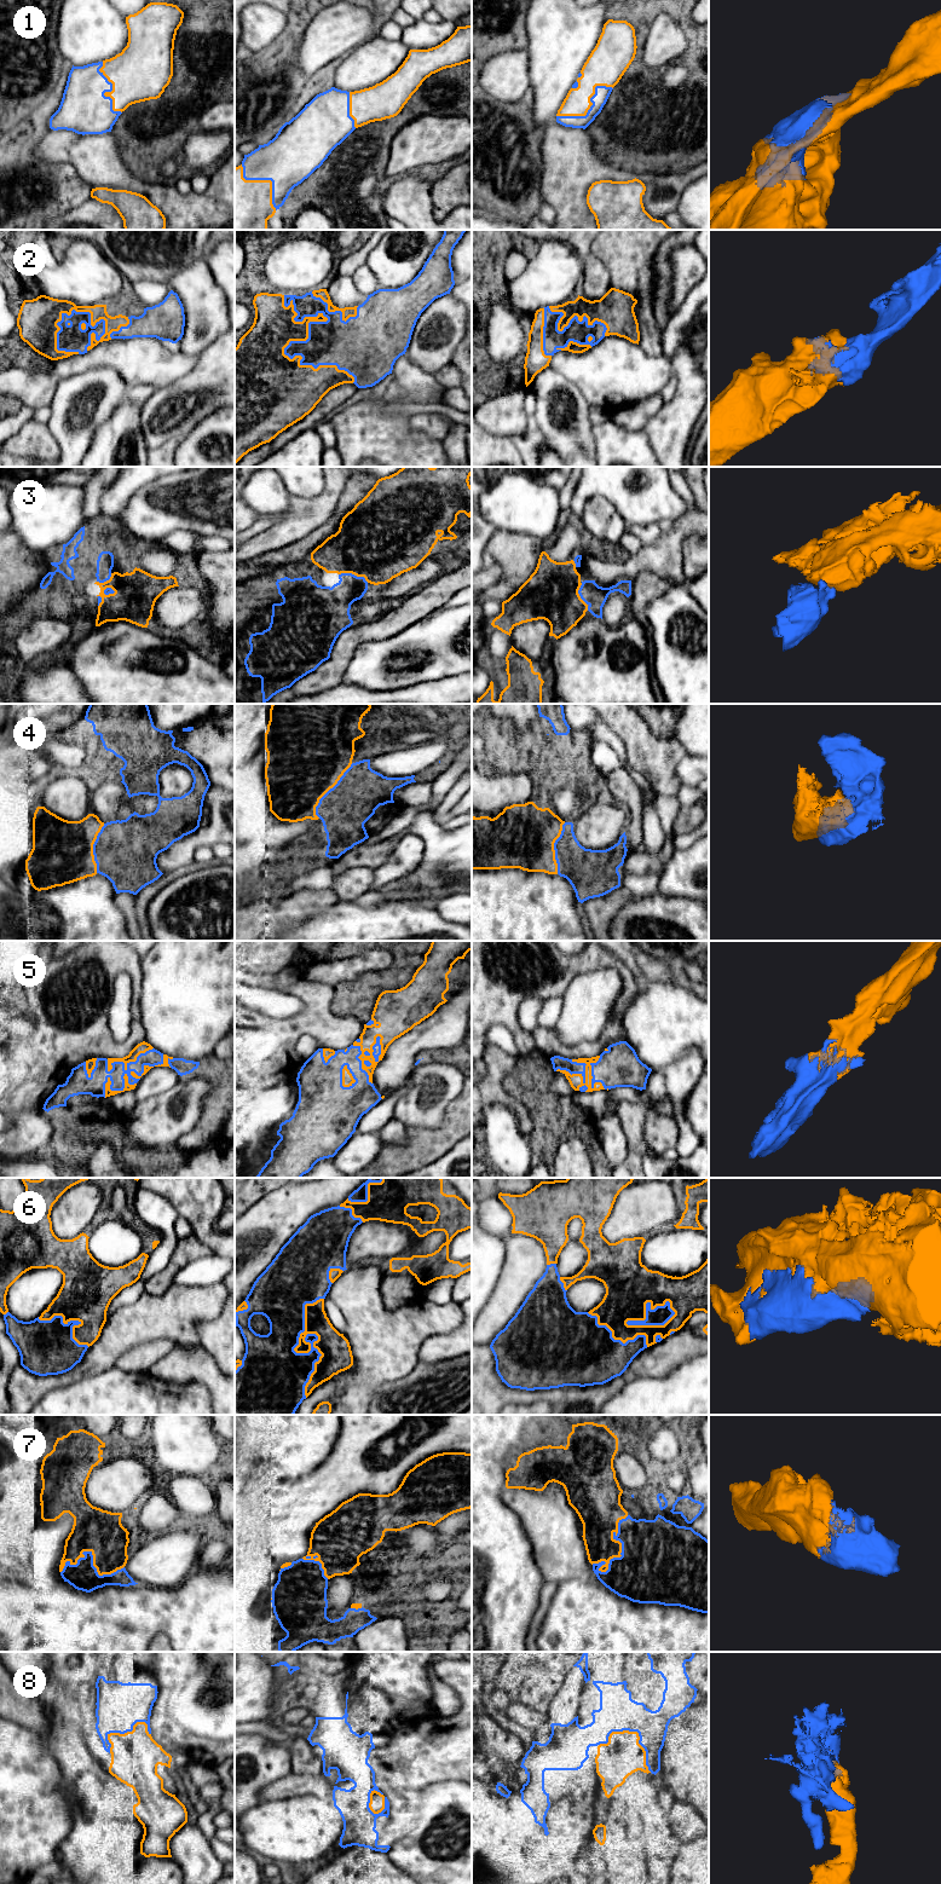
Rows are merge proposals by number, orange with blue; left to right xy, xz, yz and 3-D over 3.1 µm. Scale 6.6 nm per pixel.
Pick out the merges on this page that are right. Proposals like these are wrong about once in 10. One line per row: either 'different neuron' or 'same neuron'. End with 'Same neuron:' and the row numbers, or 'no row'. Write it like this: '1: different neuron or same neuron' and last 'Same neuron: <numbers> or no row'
1: same neuron
2: same neuron
3: same neuron
4: same neuron
5: same neuron
6: same neuron
7: same neuron
8: same neuron
Same neuron: 1, 2, 3, 4, 5, 6, 7, 8

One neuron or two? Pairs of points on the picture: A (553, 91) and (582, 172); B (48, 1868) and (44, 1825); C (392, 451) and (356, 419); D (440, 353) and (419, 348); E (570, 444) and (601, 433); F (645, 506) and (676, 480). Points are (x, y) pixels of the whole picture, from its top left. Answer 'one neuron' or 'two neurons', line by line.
A: two neurons
B: two neurons
C: one neuron
D: one neuron
E: two neurons
F: two neurons

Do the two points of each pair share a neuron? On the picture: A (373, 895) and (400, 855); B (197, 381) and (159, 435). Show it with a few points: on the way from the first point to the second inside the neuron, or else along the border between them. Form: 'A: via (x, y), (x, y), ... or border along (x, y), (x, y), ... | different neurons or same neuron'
A: border along (400, 878), (371, 889) | different neurons
B: via (184, 393), (179, 398), (178, 412), (169, 421) | same neuron

